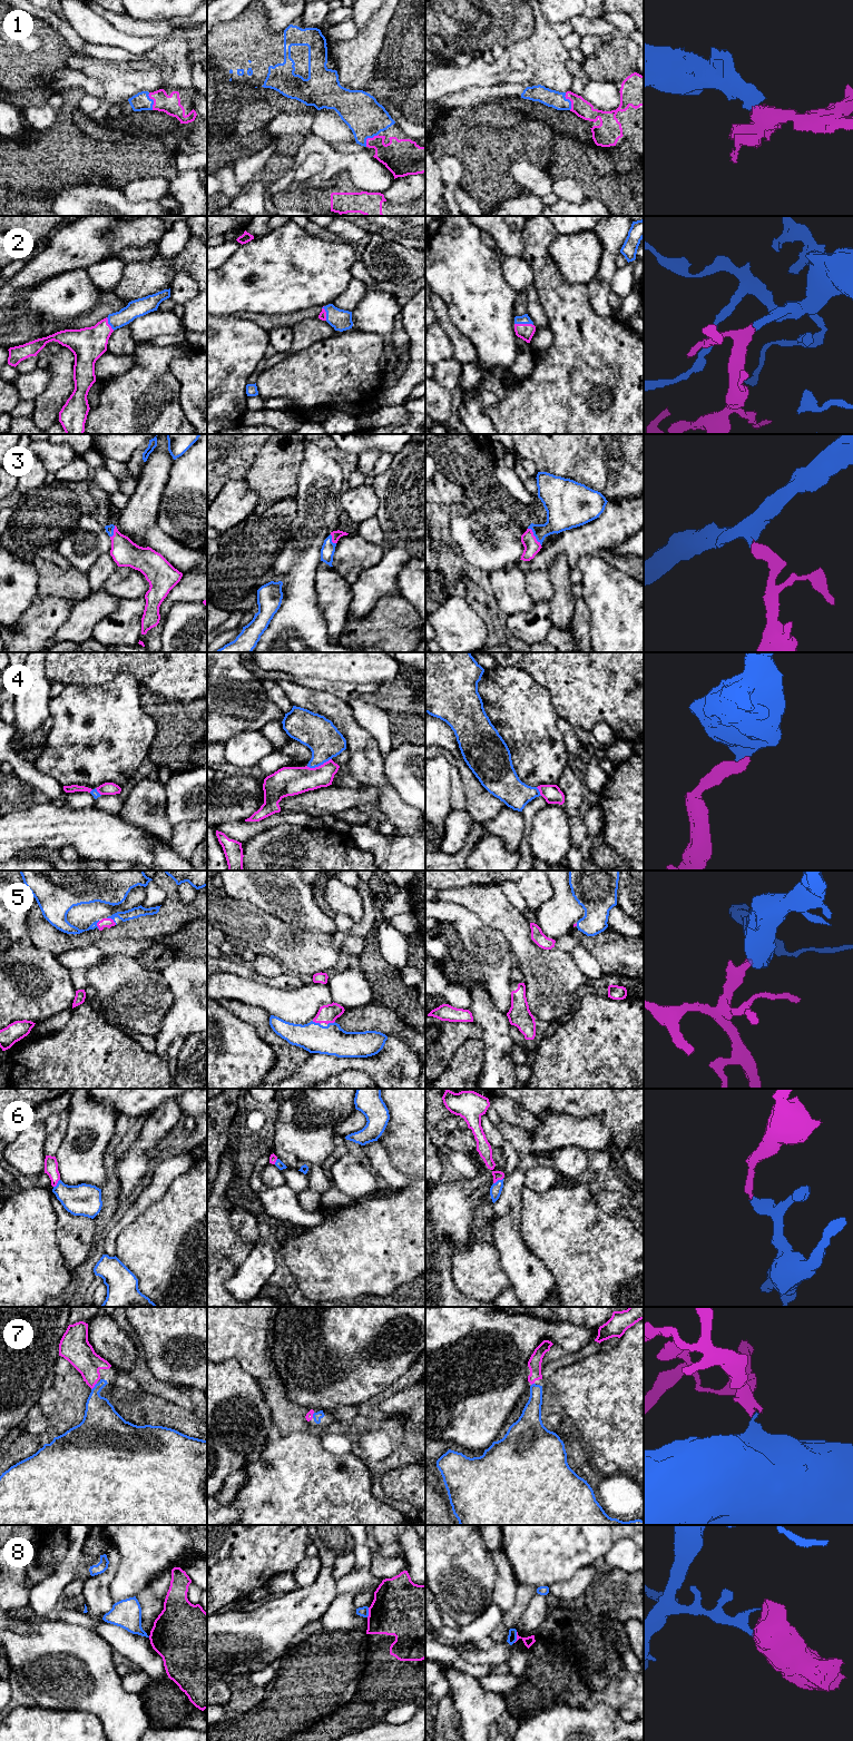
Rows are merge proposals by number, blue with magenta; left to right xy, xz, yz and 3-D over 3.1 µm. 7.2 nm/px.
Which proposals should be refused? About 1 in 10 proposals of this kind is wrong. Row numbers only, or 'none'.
8

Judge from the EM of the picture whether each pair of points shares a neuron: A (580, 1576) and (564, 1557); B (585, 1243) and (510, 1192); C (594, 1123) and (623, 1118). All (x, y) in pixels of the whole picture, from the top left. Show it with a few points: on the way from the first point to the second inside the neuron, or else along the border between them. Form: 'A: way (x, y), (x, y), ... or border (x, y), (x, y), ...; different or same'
A: border (592, 1564), (579, 1569), (569, 1579), (552, 1584); different
B: border (525, 1187), (521, 1193), (519, 1226); different
C: border (577, 1117), (600, 1115), (611, 1135), (611, 1146); different

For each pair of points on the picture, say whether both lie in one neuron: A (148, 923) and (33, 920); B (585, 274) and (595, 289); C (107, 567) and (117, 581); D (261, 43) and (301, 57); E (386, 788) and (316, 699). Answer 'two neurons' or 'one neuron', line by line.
A: one neuron
B: two neurons
C: two neurons
D: one neuron
E: one neuron

